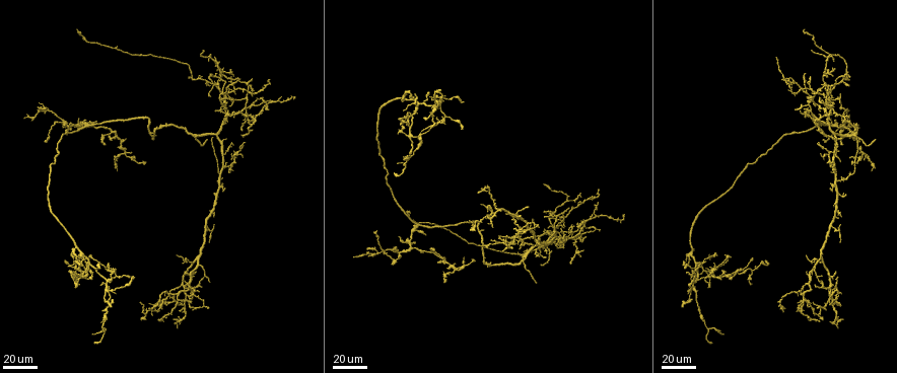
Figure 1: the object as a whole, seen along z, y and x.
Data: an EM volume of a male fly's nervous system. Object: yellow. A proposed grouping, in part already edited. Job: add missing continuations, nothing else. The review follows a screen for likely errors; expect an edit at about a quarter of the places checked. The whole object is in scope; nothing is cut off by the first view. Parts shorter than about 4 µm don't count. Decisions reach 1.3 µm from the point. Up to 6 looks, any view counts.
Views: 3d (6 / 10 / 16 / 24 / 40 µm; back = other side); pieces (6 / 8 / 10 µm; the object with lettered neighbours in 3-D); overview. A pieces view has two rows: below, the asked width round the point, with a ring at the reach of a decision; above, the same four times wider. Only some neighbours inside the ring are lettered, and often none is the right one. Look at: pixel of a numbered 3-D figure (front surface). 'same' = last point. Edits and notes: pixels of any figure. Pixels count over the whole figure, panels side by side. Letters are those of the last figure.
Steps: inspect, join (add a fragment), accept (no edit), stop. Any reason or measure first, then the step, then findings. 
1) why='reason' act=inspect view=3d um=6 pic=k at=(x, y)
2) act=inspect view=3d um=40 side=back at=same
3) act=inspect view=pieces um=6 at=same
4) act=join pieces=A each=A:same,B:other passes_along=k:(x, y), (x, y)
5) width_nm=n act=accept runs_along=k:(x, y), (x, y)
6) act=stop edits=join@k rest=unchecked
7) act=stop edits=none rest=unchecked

why='tapers out' act=inspect view=3d um=40 pic=1 at=(406, 123)

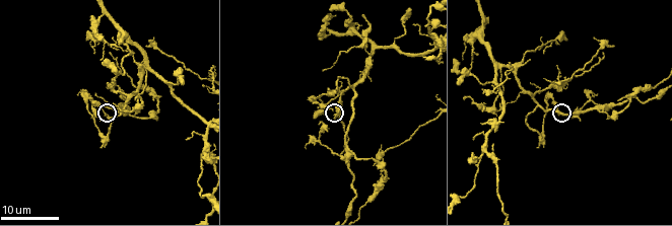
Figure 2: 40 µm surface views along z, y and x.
act=inspect view=pieces um=6 pic=2 at=(331, 110)

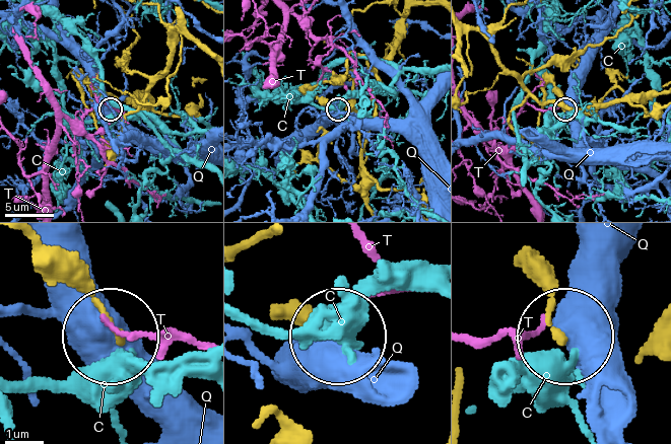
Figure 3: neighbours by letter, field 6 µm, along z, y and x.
act=accept each=C:other,Q:other,T:other runs_along=3:(525, 273), (556, 328) found='no lettered fragment goes on from it'

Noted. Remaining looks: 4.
why='thin end' act=inspect view=3d um=40 pic=1 at=(753, 258)

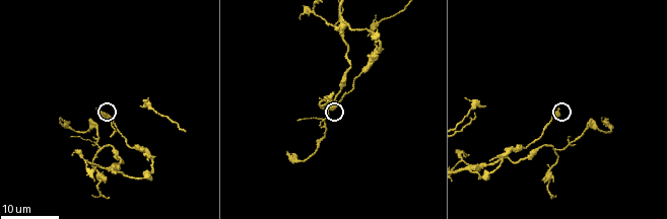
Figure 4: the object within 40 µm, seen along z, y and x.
why='what lies round it' act=inspect view=pieces um=10 pic=4 at=(96, 110)

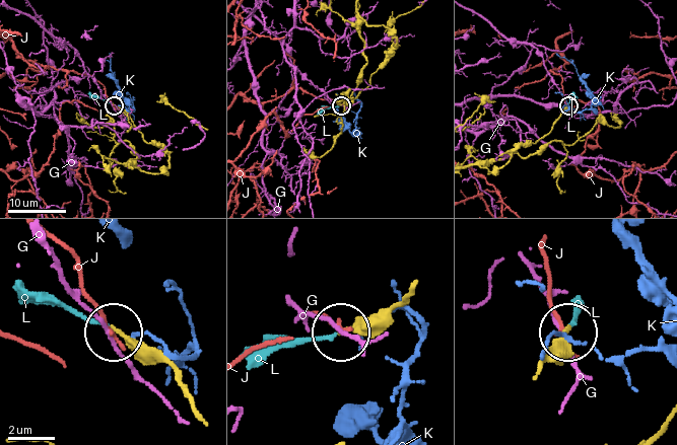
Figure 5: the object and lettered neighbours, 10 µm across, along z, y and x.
act=join pieces=L each=G:other,J:other,K:other,L:same found='it goes on there'

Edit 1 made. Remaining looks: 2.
why='an open end' act=inspect view=3d um=24 pic=1 at=(479, 194)

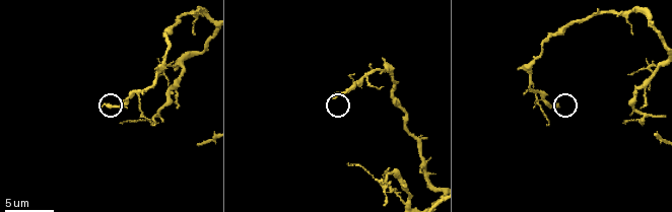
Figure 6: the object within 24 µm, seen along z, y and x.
why='see the neighbours' act=inspect view=pieces um=8 pic=6 at=(104, 105)

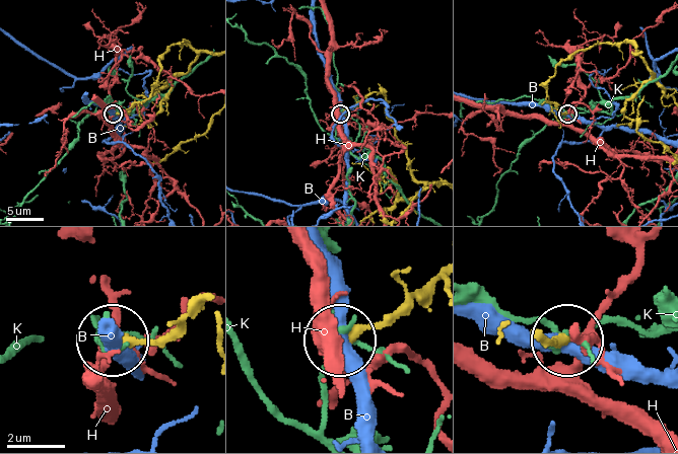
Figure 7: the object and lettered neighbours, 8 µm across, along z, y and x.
act=accept each=B:other,H:other,K:other found='no lettered fragment goes on from it'

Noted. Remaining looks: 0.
act=stop edits=join@5 rest=unchecked

